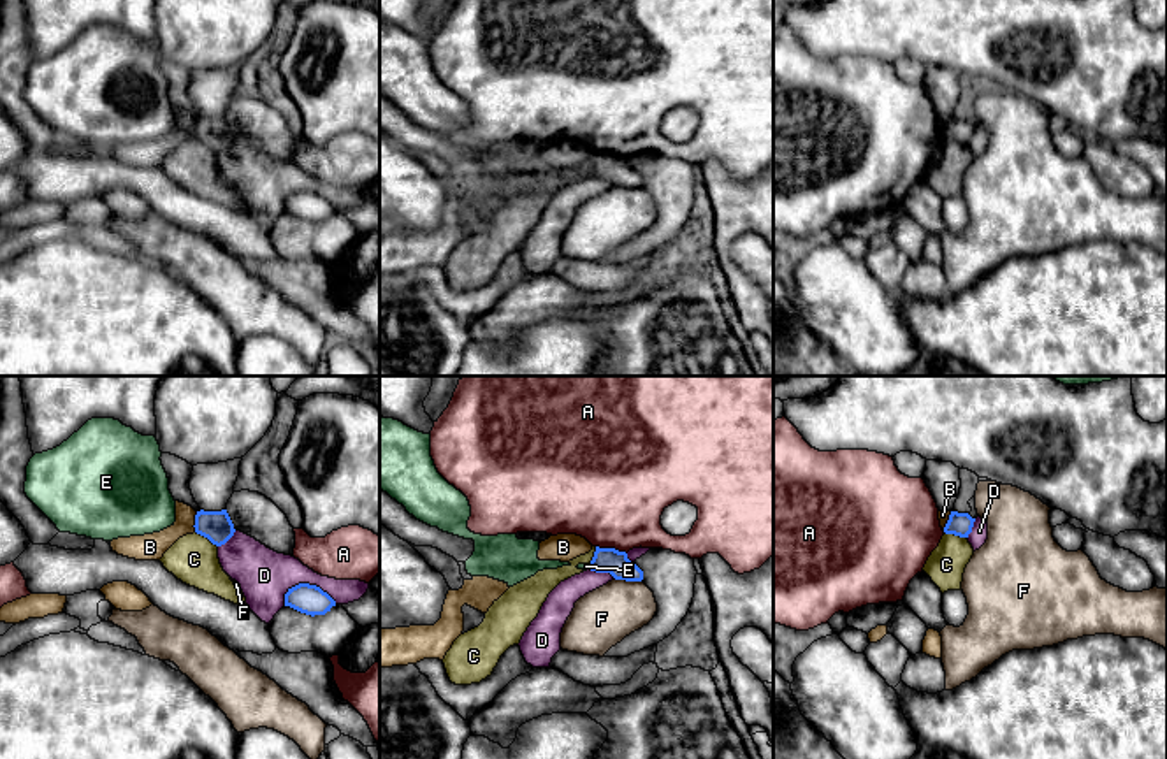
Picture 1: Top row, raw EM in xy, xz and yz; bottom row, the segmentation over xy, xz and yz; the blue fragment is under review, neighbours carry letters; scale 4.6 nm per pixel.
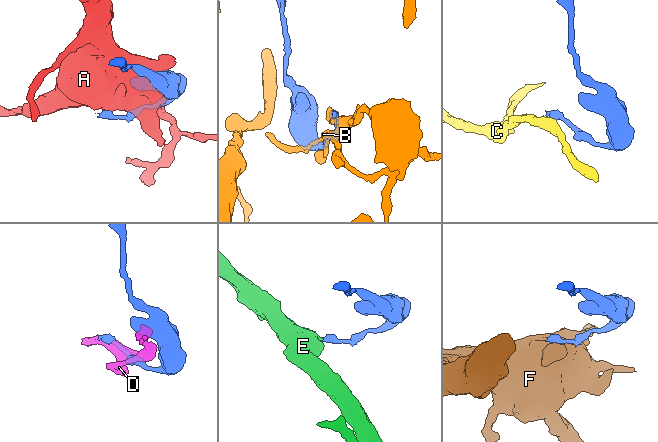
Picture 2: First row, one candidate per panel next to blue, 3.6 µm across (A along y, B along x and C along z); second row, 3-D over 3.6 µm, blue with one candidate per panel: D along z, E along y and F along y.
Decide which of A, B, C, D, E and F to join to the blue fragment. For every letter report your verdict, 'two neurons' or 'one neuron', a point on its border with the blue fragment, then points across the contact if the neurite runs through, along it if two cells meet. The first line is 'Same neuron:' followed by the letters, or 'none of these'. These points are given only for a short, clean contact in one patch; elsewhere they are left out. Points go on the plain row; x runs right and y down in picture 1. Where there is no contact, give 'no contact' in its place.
Same neuron: E
A: two neurons | xz (612, 155)
B: two neurons | xy (195, 129) | along xy (197, 118), (194, 137)
C: two neurons | xy (206, 143) | along xy (195, 137), (217, 153)
D: two neurons | xy (308, 190)
E: one neuron | xz (591, 173) | across xz (612, 167), (591, 173), (580, 173)
F: two neurons | xz (628, 187)

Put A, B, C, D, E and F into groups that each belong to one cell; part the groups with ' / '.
A / B / C / D / E / F

